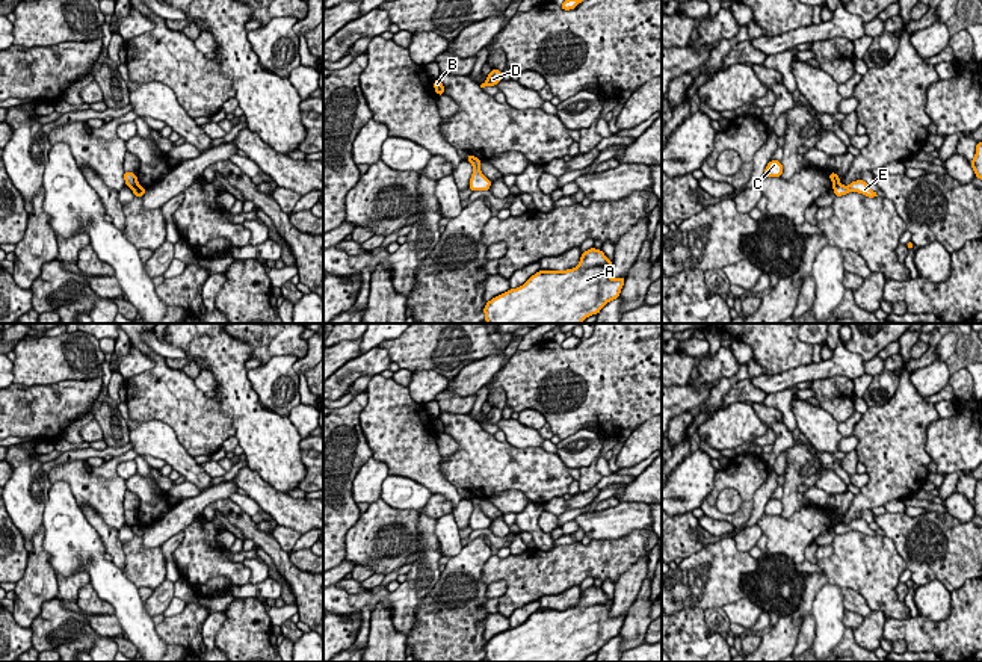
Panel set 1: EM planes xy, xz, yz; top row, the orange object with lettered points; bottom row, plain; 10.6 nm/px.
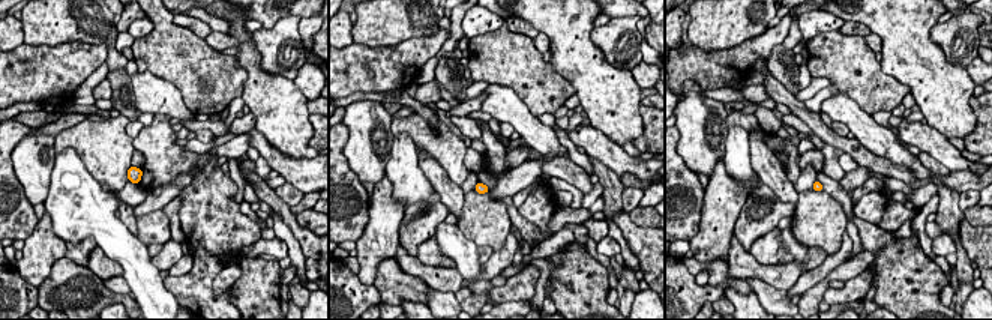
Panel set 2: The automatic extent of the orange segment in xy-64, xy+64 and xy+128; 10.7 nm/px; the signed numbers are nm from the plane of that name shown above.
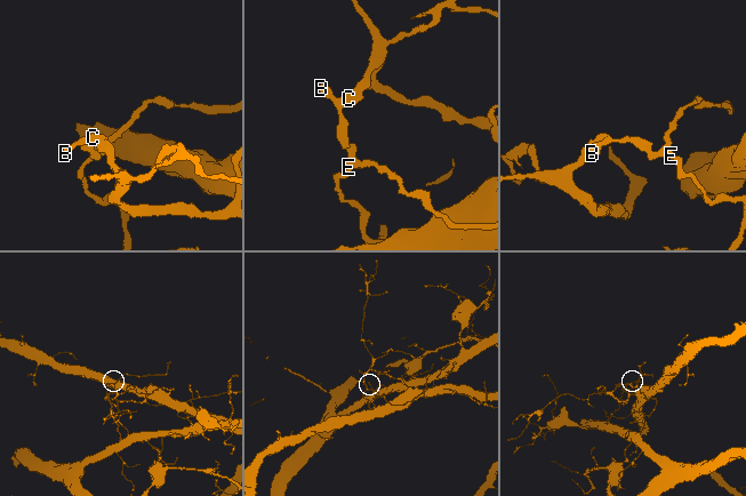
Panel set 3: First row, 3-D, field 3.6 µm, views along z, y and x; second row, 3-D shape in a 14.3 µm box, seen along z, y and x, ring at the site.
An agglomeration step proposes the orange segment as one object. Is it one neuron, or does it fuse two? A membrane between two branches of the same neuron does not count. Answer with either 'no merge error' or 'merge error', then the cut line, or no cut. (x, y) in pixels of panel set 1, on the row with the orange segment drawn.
merge error; cut yz (839, 183), (833, 188)

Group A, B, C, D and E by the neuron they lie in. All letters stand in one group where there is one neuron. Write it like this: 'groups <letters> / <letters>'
groups A B C D / E

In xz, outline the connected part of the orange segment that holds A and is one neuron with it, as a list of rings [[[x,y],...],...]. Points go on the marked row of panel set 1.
[[[601,249],[585,251],[576,268],[567,271],[538,271],[523,286],[511,289],[483,307],[488,323],[582,323],[586,317],[616,299],[625,277],[610,278],[613,261]]]

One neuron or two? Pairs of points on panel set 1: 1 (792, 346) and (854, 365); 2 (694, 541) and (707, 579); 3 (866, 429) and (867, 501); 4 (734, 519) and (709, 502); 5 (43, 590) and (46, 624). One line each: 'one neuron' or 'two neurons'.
1: two neurons
2: two neurons
3: one neuron
4: one neuron
5: two neurons

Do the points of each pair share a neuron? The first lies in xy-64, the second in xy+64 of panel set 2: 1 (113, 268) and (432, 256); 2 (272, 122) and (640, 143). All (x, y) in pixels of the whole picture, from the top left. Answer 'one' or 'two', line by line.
1: one
2: two

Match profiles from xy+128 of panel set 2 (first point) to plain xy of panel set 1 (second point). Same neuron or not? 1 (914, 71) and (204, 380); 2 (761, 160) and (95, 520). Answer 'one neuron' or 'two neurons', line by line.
1: two neurons
2: one neuron

